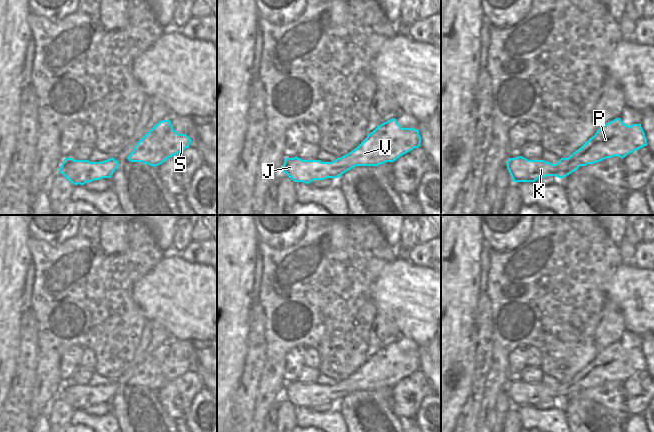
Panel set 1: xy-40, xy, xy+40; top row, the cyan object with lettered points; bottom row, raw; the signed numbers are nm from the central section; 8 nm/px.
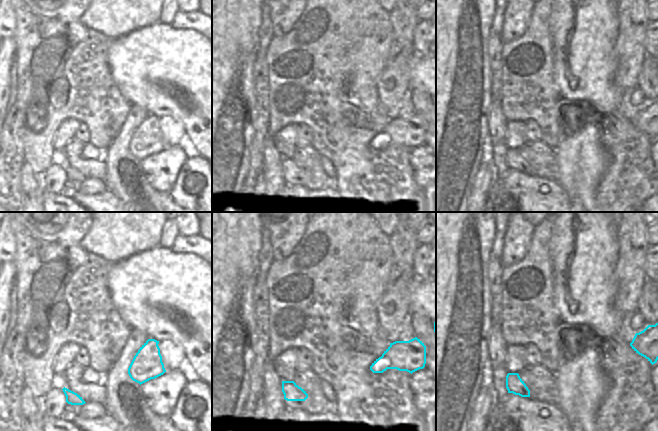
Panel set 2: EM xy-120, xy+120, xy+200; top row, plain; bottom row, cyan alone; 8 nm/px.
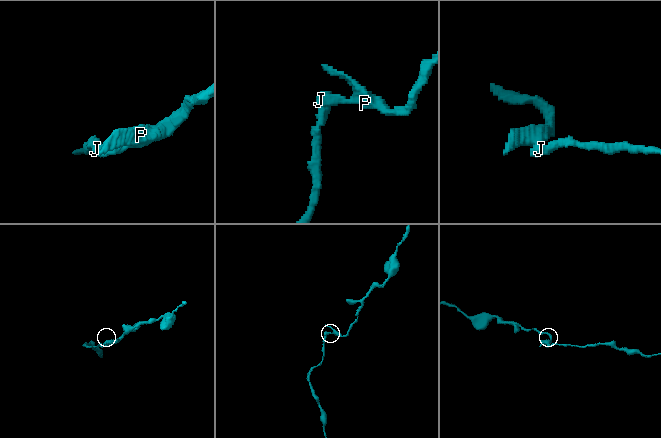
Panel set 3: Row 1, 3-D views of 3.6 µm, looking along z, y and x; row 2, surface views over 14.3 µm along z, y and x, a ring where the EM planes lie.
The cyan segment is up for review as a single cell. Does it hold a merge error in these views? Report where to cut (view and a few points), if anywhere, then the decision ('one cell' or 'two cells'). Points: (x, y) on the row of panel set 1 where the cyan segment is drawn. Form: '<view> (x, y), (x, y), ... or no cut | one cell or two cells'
no cut | one cell

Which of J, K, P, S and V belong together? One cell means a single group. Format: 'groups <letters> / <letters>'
groups J K P S V

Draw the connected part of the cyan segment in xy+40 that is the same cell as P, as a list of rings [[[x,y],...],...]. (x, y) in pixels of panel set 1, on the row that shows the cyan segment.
[[[616,118],[601,126],[578,150],[568,158],[561,158],[556,164],[528,160],[522,156],[509,158],[506,163],[513,182],[535,182],[546,176],[564,178],[580,166],[614,156],[624,158],[644,146],[647,146],[647,139],[641,124],[628,126],[621,118]]]

